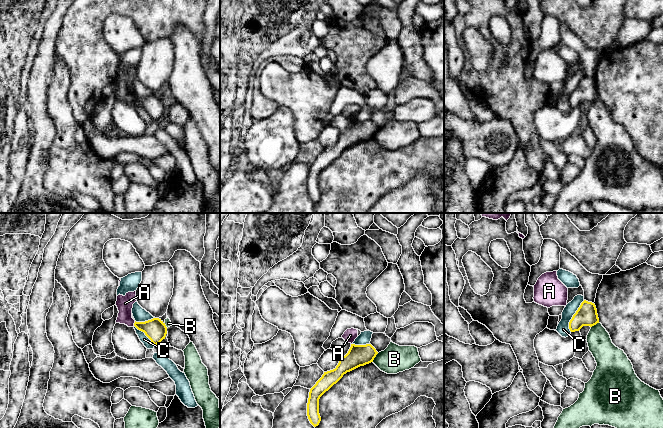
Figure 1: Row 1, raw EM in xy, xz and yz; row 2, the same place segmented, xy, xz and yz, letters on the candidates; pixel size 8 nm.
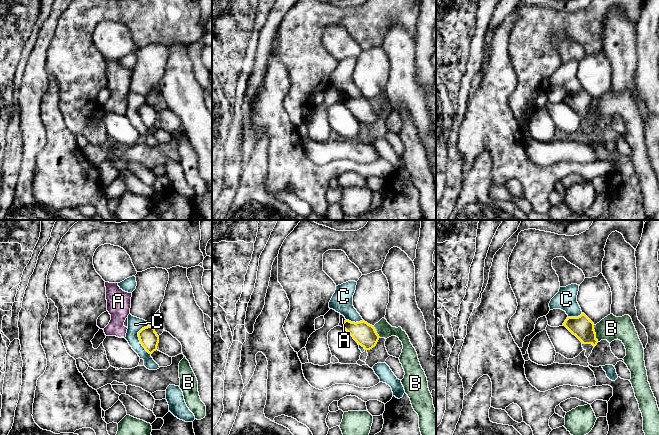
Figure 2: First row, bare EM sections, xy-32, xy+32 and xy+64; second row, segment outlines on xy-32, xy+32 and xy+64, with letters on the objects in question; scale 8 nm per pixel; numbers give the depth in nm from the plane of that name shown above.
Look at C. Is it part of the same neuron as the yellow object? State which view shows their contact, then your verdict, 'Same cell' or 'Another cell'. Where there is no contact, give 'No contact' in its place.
Touches yellow in yz. Another cell

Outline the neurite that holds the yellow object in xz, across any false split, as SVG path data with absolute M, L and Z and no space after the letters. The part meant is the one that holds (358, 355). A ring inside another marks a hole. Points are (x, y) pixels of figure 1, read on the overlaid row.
M351 344L348 353L341 357L335 369L324 372L322 377L310 389L307 403L307 416L310 423L316 427L321 421L319 414L319 399L336 384L344 374L360 366L373 362L378 352L371 344Z

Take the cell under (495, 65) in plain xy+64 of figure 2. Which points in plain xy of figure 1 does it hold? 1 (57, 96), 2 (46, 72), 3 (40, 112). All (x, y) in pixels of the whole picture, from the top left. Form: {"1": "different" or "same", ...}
{"1": "same", "2": "different", "3": "different"}

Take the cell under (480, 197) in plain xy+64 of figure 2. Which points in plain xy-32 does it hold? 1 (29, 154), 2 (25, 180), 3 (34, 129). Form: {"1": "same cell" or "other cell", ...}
{"1": "same cell", "2": "same cell", "3": "same cell"}

